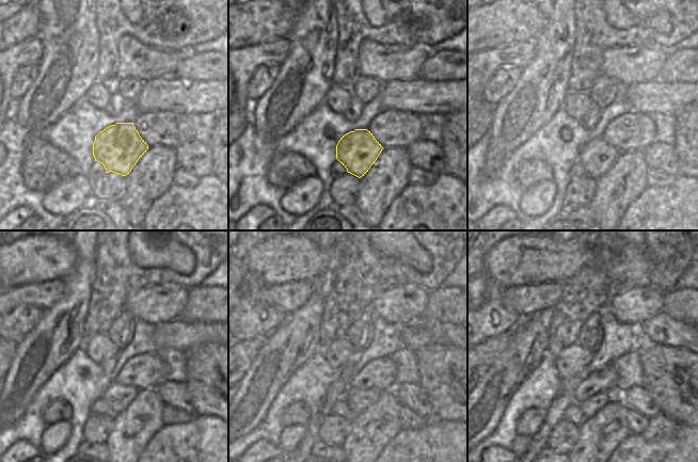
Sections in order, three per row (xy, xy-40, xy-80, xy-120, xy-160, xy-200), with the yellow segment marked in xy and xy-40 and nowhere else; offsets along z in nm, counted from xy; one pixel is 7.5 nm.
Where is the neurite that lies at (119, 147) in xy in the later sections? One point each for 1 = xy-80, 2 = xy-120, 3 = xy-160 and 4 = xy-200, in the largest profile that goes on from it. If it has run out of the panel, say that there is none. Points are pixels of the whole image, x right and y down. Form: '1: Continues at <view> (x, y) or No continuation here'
1: Continues at xy-80 (597, 156)
2: Continues at xy-120 (119, 397)
3: Continues at xy-160 (357, 400)
4: Continues at xy-200 (589, 407)

